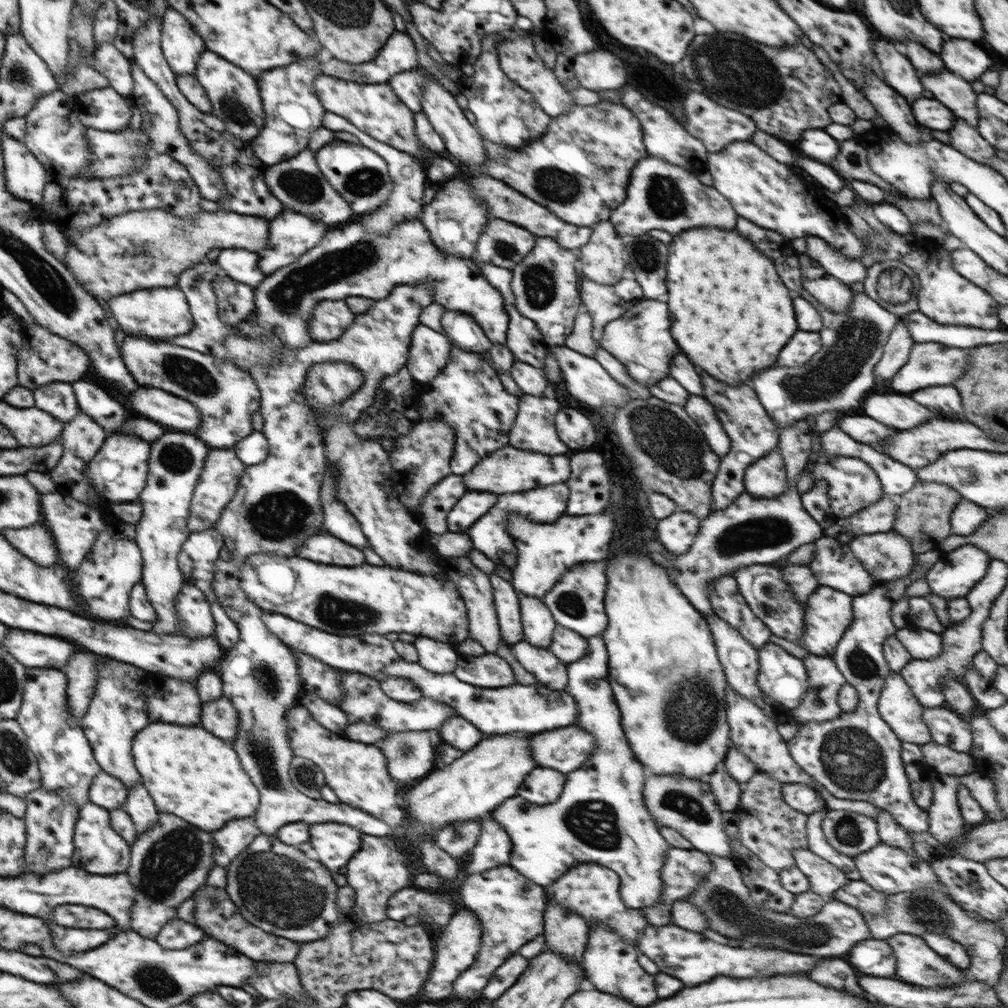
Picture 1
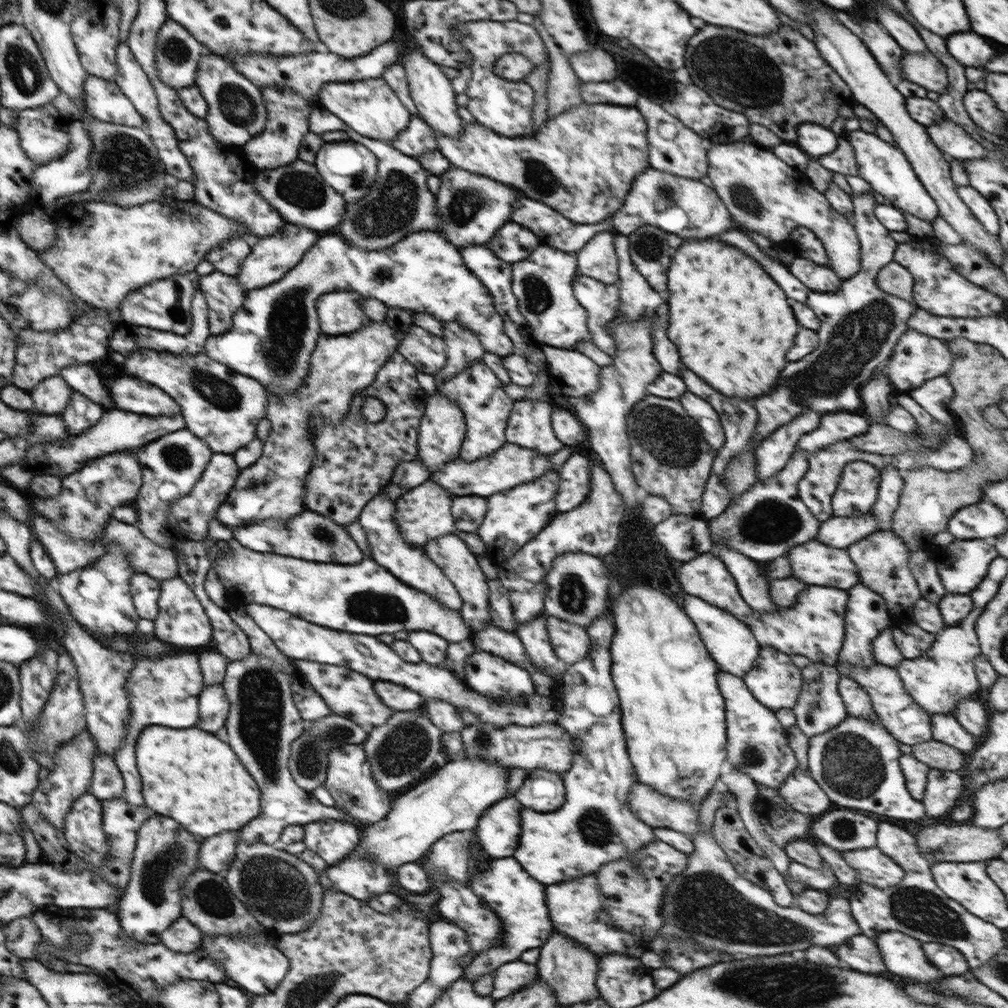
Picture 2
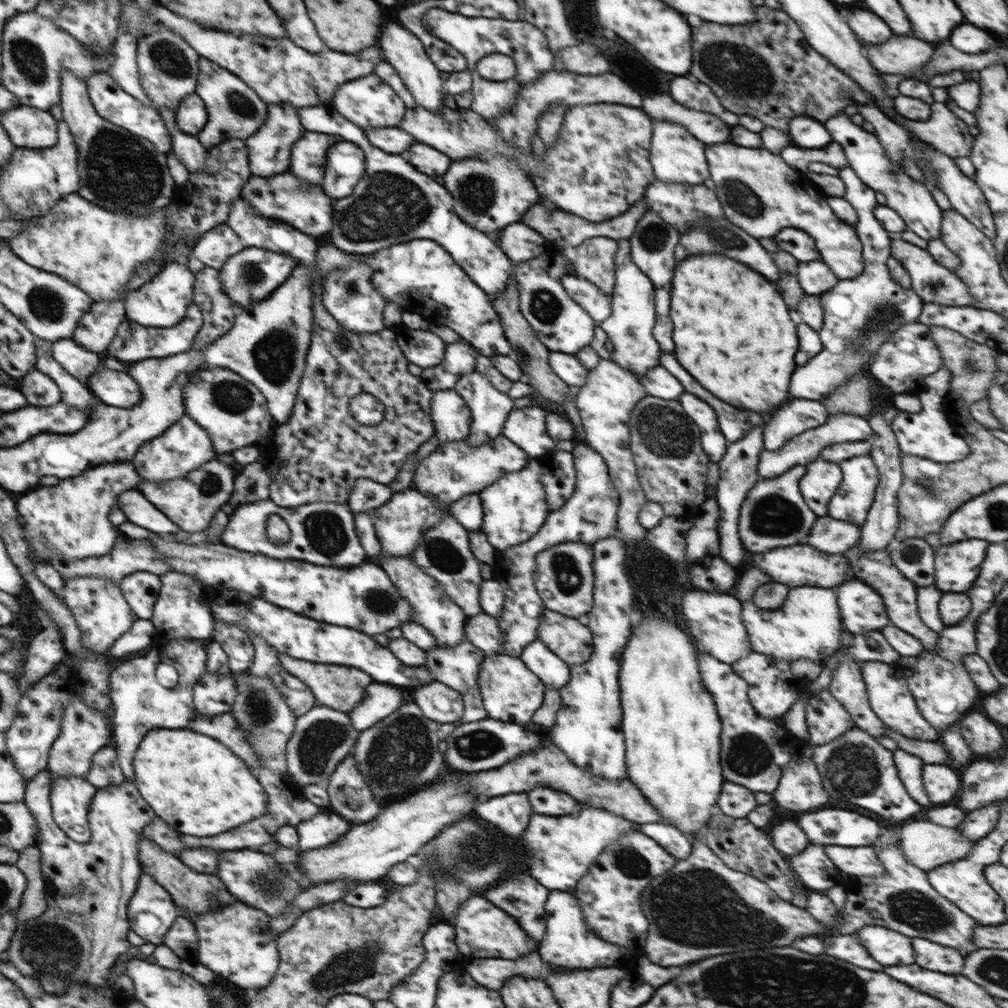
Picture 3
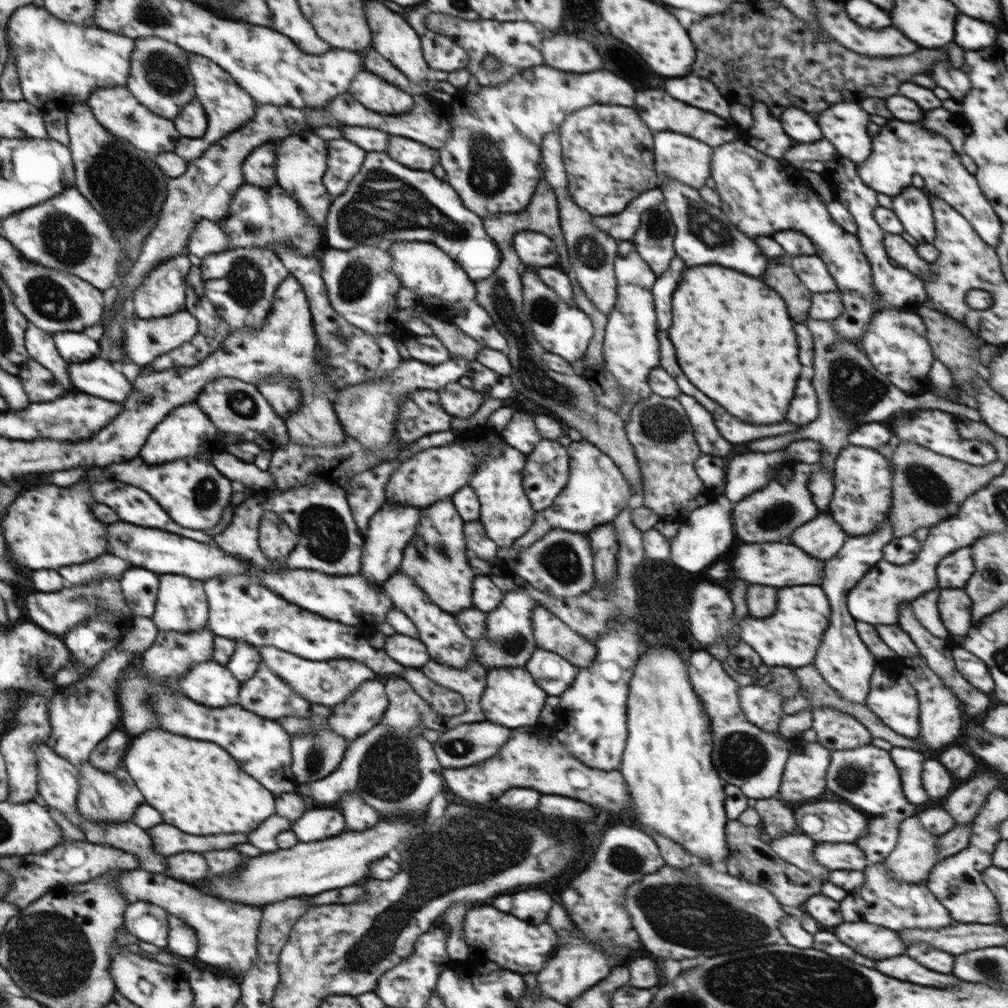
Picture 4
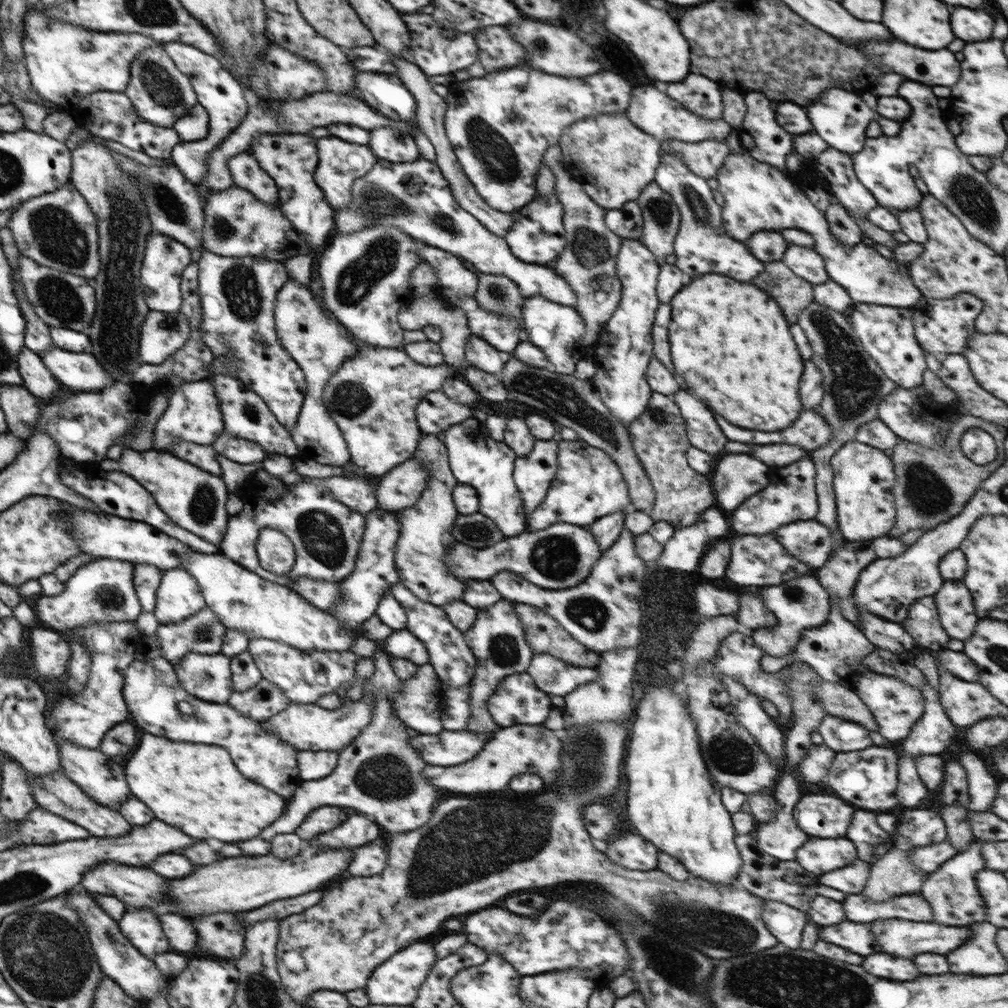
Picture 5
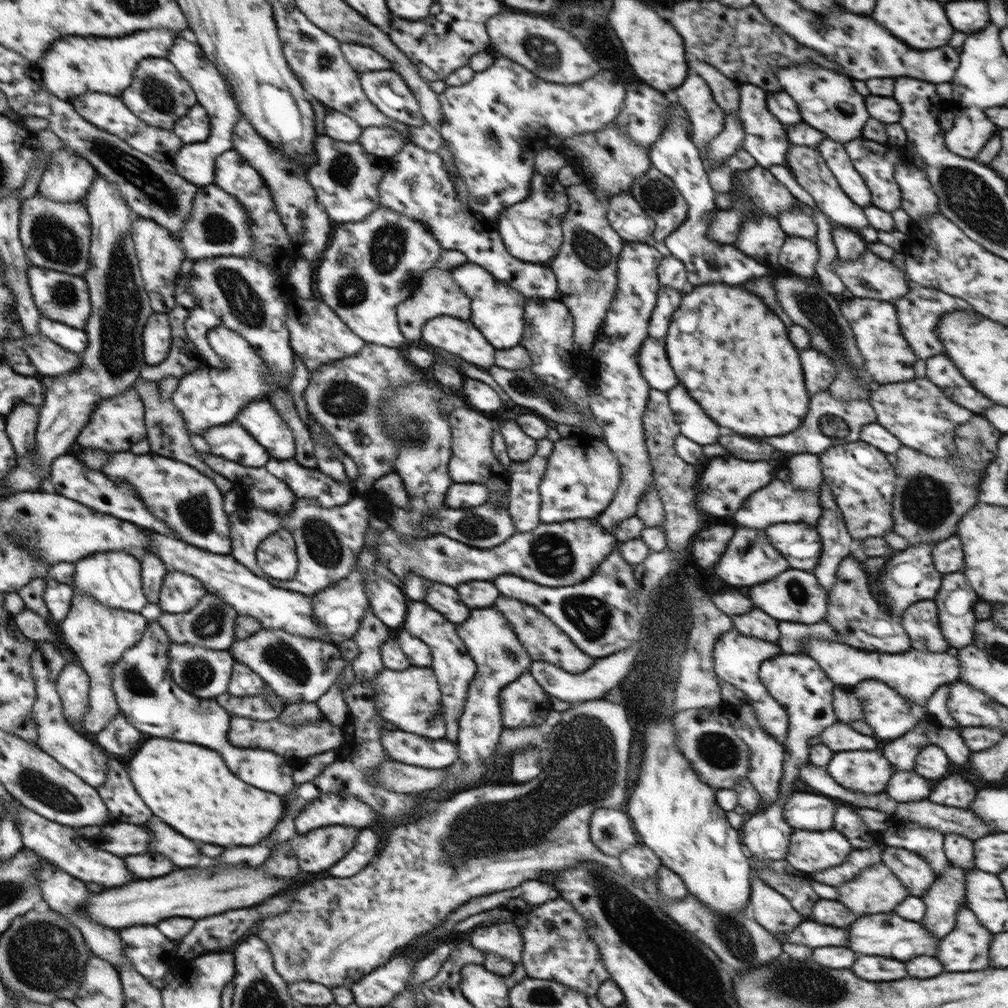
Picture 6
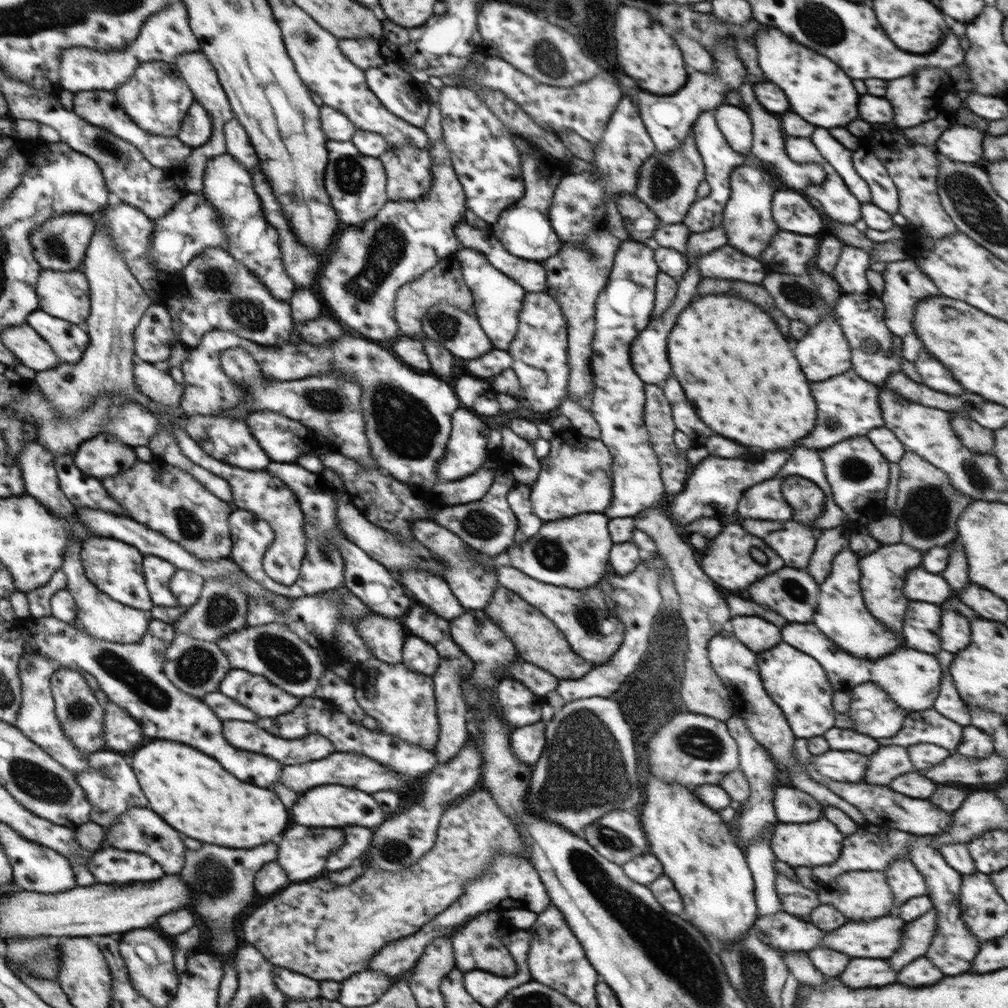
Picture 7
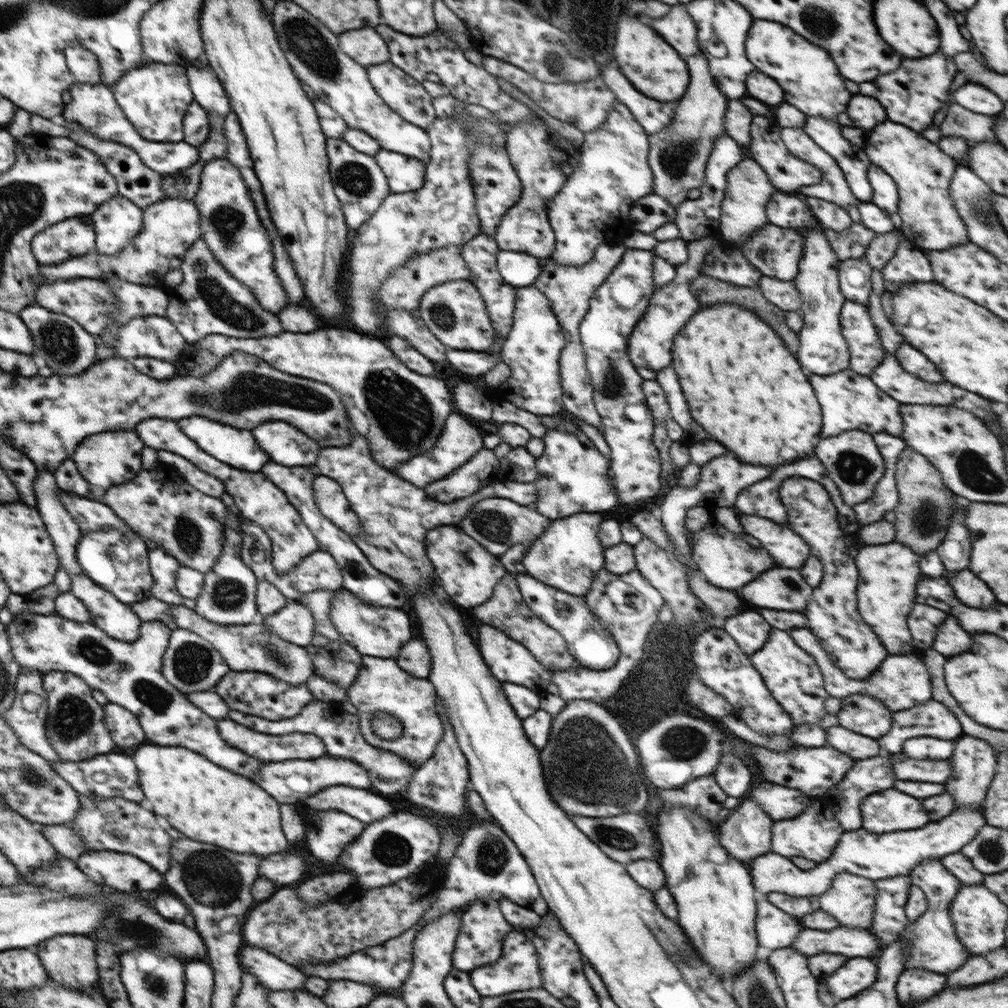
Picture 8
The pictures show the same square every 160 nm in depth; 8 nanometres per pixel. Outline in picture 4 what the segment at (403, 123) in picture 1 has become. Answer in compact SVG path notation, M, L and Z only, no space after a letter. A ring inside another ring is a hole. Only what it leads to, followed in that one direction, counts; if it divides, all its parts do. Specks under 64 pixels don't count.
M360 71L348 90L366 108L385 115L402 115L415 105L413 96L406 94L370 71Z

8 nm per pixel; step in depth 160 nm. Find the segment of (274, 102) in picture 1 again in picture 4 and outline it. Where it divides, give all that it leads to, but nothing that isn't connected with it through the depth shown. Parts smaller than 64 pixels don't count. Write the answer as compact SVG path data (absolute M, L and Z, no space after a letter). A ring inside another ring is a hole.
M282 138L269 140L260 148L254 148L254 152L246 157L241 166L246 183L262 188L277 186L275 173L276 149L277 144L280 144L282 140Z

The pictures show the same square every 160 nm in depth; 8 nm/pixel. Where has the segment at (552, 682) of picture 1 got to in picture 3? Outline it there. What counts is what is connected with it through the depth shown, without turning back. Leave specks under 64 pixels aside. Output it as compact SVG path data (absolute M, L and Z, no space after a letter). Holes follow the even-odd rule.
M484 611L476 616L467 617L465 638L486 654L505 654L503 634L500 632L499 621Z

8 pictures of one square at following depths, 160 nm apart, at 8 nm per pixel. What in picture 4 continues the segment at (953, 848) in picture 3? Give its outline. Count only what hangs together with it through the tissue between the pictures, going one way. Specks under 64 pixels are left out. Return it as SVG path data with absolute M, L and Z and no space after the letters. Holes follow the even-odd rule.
M916 818L900 822L899 837L892 852L885 858L887 875L900 882L924 882L932 867L942 858L937 854L938 835L920 826Z

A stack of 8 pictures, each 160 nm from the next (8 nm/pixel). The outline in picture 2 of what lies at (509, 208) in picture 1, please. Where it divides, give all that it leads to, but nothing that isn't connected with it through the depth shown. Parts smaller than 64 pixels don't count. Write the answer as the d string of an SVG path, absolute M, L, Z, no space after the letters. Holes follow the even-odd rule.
M519 195L519 198L513 202L512 210L511 221L521 224L524 228L531 230L536 236L540 236L542 245L547 245L571 254L576 254L576 252L580 251L599 232L616 233L615 226L610 218L598 224L580 224L562 216L559 212L556 212L556 210L546 206L544 203L528 197L524 198L524 195Z

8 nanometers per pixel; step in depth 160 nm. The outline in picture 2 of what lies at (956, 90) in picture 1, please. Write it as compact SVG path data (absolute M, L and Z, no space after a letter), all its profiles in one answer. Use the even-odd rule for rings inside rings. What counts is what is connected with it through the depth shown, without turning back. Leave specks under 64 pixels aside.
M904 54L902 62L900 62L900 70L904 74L906 80L916 82L920 86L924 86L926 90L934 90L934 92L944 92L948 86L948 76L944 66L930 54Z

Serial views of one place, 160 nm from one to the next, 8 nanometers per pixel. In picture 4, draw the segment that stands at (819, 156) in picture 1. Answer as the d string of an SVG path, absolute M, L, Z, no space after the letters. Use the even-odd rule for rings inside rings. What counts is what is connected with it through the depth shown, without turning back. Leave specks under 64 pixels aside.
M786 108L781 114L780 121L794 143L811 143L823 138L823 132L816 124L814 115L801 108Z

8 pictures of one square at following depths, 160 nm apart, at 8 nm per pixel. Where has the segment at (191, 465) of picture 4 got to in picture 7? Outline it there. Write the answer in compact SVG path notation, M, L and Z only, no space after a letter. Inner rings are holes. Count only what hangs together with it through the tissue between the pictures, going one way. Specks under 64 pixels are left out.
M155 457L151 462L138 461L132 469L108 476L101 483L128 517L180 544L197 558L218 560L231 554L229 516L232 508L208 492L190 473Z

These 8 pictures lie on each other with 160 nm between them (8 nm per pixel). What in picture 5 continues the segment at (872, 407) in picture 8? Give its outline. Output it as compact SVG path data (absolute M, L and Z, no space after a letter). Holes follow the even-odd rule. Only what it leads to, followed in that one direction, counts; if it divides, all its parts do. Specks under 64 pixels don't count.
M804 410L794 426L780 432L752 432L736 428L734 424L728 424L722 416L716 416L716 422L720 424L728 440L738 440L744 444L792 445L804 448L804 451L808 452L828 445L834 436L818 410Z

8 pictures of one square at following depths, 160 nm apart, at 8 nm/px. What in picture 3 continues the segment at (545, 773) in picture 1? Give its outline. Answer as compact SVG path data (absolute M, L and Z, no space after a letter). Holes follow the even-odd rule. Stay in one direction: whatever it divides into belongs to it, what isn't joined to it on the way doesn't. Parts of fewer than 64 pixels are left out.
M535 788L527 792L533 812L546 816L570 816L579 809L579 801L566 794L563 790L551 788Z

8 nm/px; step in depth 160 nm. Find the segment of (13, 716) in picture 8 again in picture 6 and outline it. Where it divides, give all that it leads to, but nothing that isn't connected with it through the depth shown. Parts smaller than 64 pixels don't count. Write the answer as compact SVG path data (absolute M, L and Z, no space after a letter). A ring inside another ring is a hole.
M37 641L35 651L31 654L31 672L34 674L35 689L38 696L35 698L35 711L32 718L35 724L39 747L55 757L59 763L70 769L76 776L84 779L96 790L102 786L107 779L109 767L108 756L92 738L83 735L76 728L69 724L63 712L62 697L58 691L58 671L68 664L60 653L60 650L51 642Z

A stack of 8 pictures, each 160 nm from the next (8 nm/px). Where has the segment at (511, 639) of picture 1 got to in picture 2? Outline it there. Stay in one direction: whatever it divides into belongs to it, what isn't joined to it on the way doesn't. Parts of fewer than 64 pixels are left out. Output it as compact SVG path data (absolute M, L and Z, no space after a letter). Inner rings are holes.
M487 579L489 584L489 607L491 622L498 628L516 632L516 620L512 616L512 603L508 589L498 579Z

